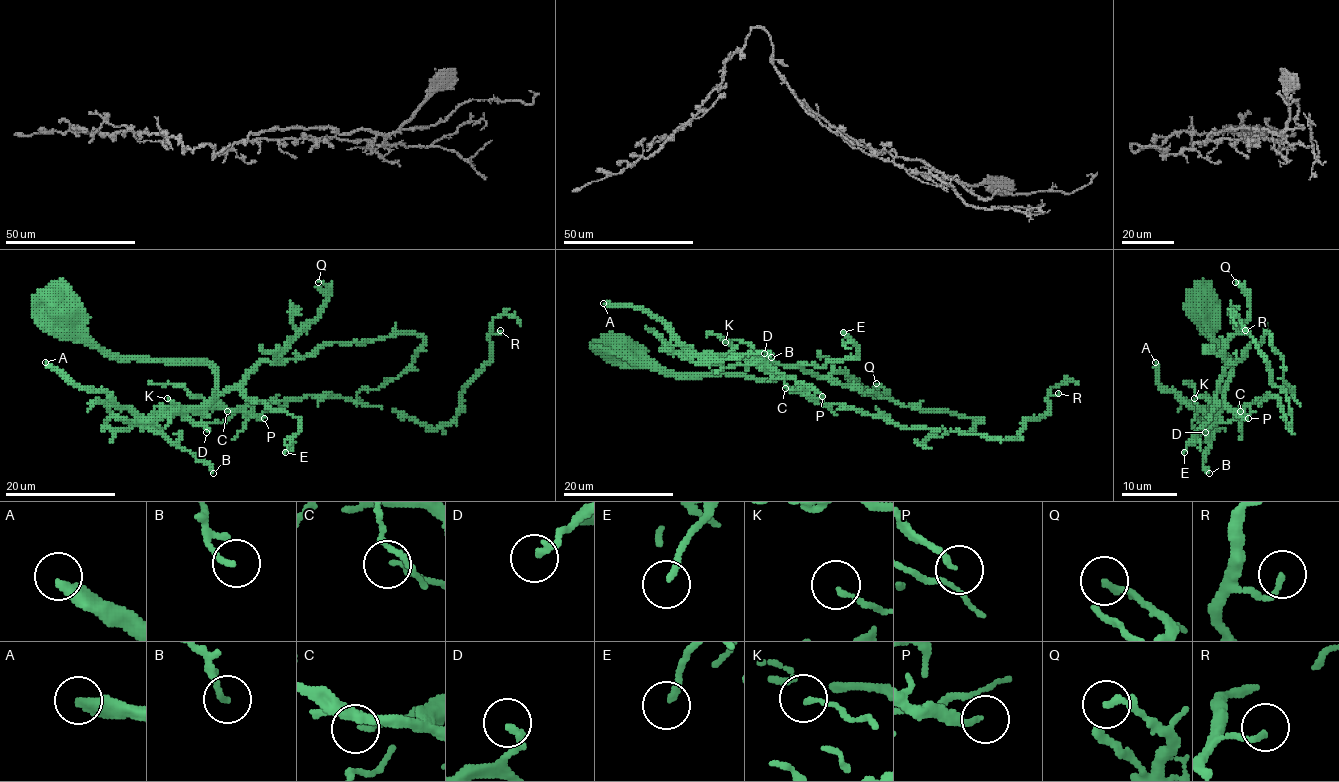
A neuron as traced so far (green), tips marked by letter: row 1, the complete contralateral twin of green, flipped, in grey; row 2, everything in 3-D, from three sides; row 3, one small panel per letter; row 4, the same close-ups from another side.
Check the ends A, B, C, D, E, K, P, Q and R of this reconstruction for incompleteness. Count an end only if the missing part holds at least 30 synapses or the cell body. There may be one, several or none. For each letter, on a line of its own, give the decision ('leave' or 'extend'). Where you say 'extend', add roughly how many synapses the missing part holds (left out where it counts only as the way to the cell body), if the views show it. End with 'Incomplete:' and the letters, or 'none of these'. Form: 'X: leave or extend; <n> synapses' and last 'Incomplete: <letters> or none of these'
A: extend; 550 synapses
B: leave
C: leave
D: leave
E: leave
K: leave
P: leave
Q: leave
R: leave
Incomplete: A

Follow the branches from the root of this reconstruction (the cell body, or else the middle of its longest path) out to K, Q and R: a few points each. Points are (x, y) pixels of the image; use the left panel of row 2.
K: (56, 305), (92, 344), (120, 357), (196, 360), (213, 371), (214, 397), (201, 409), (176, 411), (167, 398)
Q: (56, 305), (120, 357), (205, 362), (214, 397), (201, 409), (318, 315), (330, 289), (318, 282)
R: (56, 305), (120, 357), (205, 362), (228, 408), (338, 396), (432, 427), (454, 419), (500, 330)

